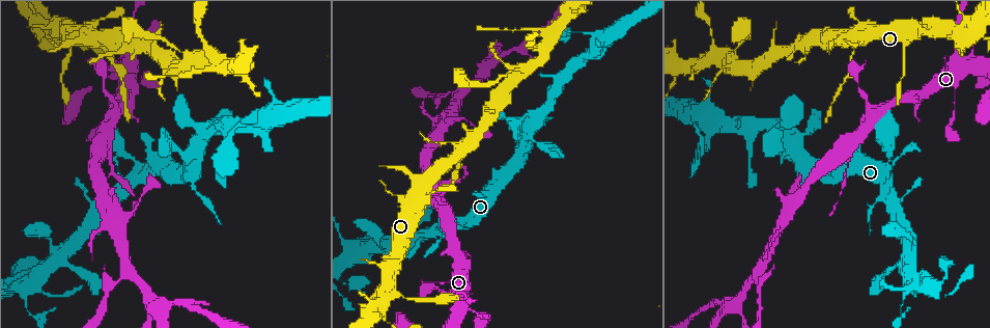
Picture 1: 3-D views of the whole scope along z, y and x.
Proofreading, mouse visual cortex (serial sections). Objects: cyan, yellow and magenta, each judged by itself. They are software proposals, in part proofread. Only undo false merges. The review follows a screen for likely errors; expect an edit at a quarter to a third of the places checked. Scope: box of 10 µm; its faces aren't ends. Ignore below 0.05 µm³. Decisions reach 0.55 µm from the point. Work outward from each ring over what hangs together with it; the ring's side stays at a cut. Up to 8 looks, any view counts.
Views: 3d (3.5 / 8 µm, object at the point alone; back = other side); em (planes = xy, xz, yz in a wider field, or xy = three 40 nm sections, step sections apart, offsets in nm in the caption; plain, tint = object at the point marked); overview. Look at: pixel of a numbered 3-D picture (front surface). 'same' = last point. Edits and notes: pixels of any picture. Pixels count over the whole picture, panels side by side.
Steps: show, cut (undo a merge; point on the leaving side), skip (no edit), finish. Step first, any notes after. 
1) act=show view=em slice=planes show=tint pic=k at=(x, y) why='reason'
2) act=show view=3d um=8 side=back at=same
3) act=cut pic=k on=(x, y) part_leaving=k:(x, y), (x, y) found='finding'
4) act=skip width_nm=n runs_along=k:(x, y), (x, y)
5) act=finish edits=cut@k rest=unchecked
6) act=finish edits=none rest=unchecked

act=show view=3d um=3.5 pic=1 at=(98, 46) why='thin arm on a thick one'

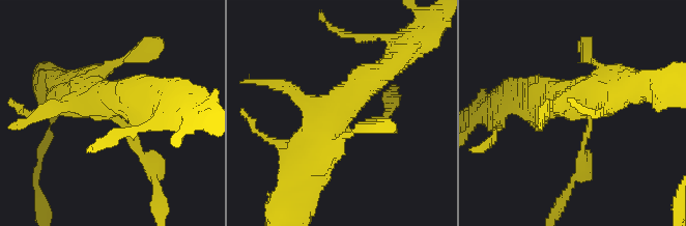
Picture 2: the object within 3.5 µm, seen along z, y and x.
act=show view=em slice=xy step=5 show=tint pic=2 at=(587, 116) why='need the tissue'

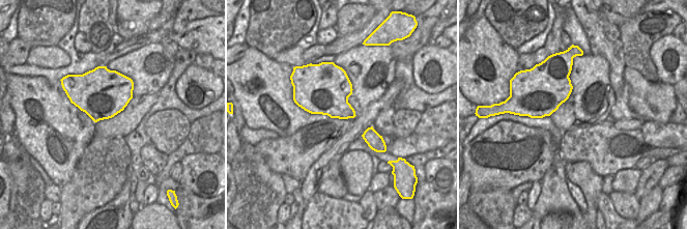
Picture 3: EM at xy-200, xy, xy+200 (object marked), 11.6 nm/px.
act=skip runs_along=2:(302, 175), (323, 124), (380, 72) found='one cell here'

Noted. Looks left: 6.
act=show view=em slice=xy step=3 show=tint pic=1 at=(971, 24) why='thin arm on a thick one'

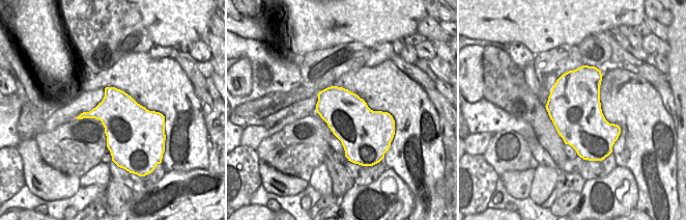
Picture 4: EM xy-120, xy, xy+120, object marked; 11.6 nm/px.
act=show view=3d um=3.5 at=same why='see where the arms go'

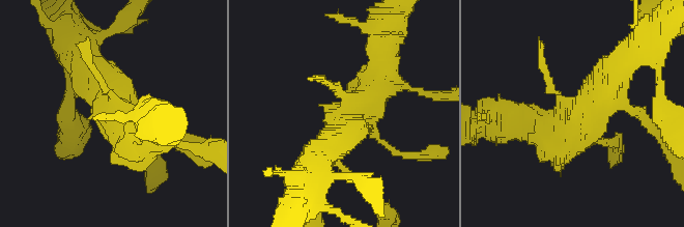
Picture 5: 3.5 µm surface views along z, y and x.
act=skip arm_widths_nm=100,100,450,500 found='all the same cell'

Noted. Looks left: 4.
act=show view=em slice=xy step=3 show=tint pic=1 at=(27, 311) why='thin neck'

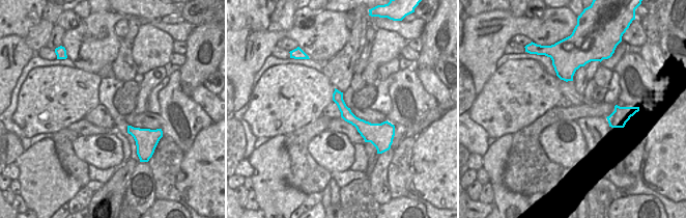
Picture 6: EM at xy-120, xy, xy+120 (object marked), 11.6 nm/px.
act=show view=3d um=3.5 at=same why='wider look'

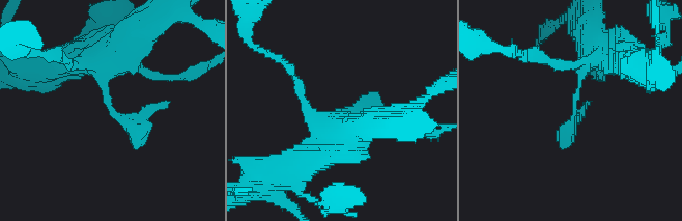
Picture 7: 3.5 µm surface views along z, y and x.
act=skip found='continuous, no second cell'

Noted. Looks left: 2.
act=finish edits=none rest=unchecked

